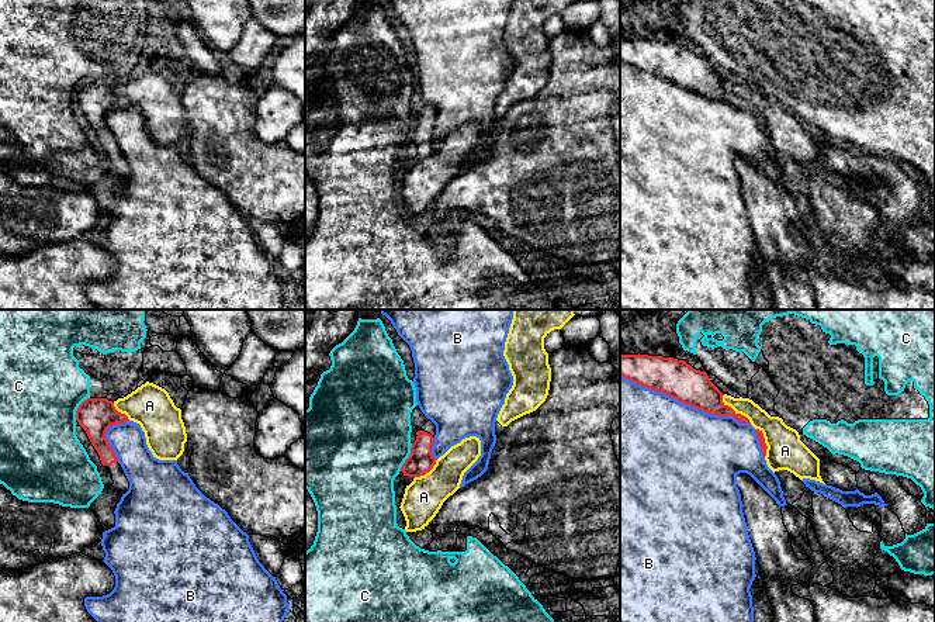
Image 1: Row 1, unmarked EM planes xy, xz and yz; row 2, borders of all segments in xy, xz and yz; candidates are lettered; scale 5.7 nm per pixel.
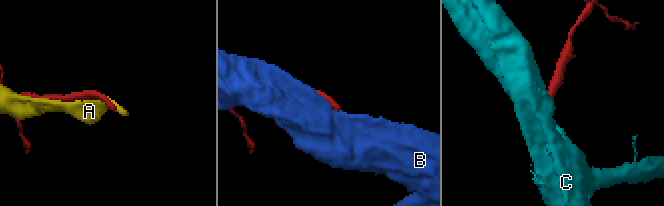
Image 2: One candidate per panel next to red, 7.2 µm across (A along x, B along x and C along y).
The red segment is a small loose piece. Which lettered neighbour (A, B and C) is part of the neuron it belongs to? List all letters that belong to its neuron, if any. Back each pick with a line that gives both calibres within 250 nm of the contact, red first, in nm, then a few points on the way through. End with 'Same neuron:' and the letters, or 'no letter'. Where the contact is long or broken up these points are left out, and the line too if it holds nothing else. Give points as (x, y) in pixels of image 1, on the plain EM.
Same neuron: no letter

